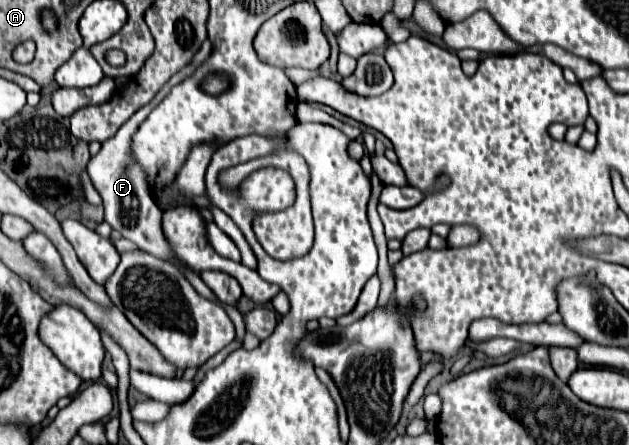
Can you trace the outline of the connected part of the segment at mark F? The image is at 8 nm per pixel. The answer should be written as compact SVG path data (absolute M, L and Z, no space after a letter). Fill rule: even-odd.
M205 40L205 44L201 46L201 50L197 52L197 58L193 58L193 62L189 64L189 68L183 68L181 72L177 72L177 76L173 76L169 80L169 84L165 88L161 88L161 94L155 96L155 100L151 100L151 104L147 104L145 108L137 110L131 120L127 120L119 132L109 138L107 142L103 142L99 154L95 154L91 160L89 160L89 166L87 166L87 172L89 172L89 178L93 182L93 186L97 188L97 192L101 194L103 198L103 206L105 206L105 222L109 222L113 226L113 230L121 232L123 238L135 242L141 250L157 256L157 258L175 258L173 252L169 252L169 248L165 248L165 236L161 236L161 210L157 208L153 196L151 196L151 188L149 188L149 182L147 182L147 174L145 170L137 164L137 160L133 158L133 150L131 150L131 144L133 144L133 134L139 130L141 122L145 120L145 116L151 114L151 110L169 94L169 90L177 84L181 84L183 80L187 80L209 56L211 56L211 42Z

